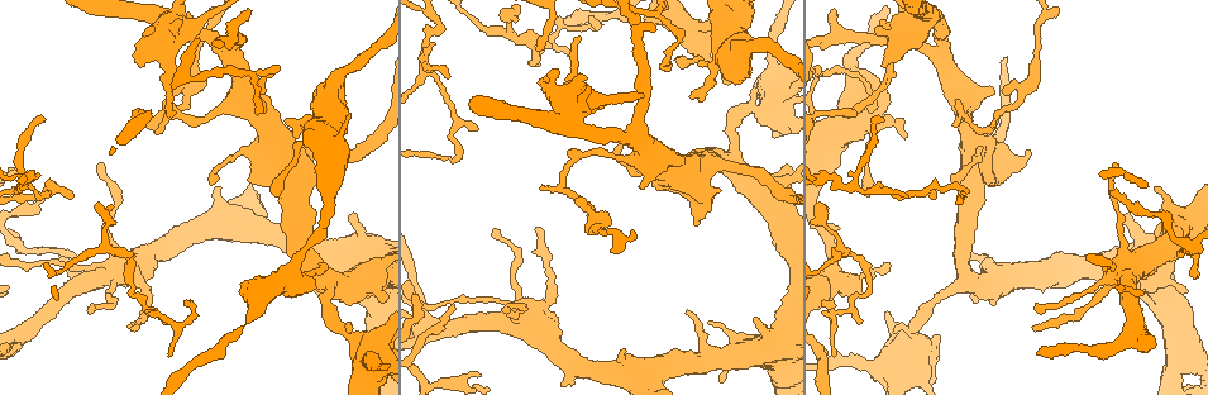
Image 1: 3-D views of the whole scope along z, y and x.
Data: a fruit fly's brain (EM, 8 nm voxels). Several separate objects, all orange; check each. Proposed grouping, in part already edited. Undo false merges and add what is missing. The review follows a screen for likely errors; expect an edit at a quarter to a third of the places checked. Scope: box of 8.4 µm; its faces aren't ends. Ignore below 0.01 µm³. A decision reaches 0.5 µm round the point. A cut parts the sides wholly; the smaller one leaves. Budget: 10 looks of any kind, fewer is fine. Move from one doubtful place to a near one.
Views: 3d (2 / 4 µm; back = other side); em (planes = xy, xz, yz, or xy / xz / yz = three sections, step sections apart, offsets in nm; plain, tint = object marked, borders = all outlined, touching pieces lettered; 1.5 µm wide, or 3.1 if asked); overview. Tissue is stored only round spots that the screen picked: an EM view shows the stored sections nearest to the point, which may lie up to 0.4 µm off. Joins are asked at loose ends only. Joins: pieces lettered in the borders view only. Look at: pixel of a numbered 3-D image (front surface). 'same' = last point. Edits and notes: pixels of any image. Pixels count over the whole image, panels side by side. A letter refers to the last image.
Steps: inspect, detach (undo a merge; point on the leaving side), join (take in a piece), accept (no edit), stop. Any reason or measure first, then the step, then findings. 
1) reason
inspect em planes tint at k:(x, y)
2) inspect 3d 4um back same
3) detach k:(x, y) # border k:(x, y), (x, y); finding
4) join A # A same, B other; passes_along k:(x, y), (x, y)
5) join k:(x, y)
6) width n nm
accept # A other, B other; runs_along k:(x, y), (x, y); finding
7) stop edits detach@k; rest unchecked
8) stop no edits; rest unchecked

an open end
inspect em planes borders at 1:(1180, 255)

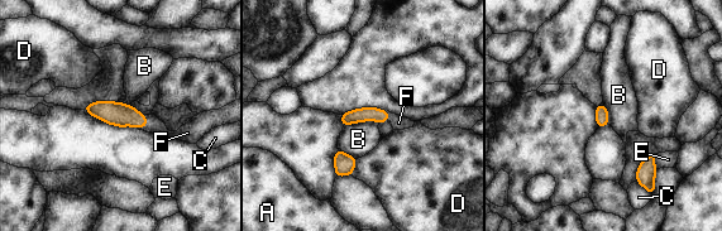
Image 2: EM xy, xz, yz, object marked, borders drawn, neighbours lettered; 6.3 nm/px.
width 80 nm
join F # A other, B other, C other, D other, E other, F same; passes_along 2:(118, 114), (146, 125), (154, 125); it goes on there

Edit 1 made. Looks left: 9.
tapers out
inspect em planes plain at 1:(868, 111)

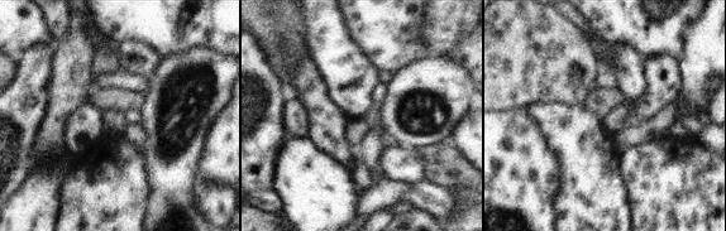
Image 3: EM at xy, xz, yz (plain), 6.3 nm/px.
what lies round it
inspect em planes borders same

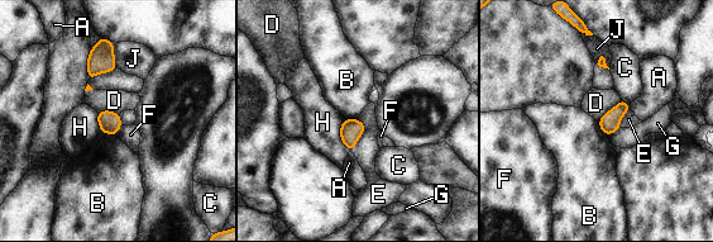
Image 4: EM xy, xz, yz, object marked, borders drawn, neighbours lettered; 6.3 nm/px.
longest_contact E 220 nm
accept # A other, B other, C other, D other, E other, F other, G other, H other, J other; border 4:(100, 129), (115, 136); none of them fits

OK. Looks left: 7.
free end
inspect 3d 2um at 1:(862, 322)

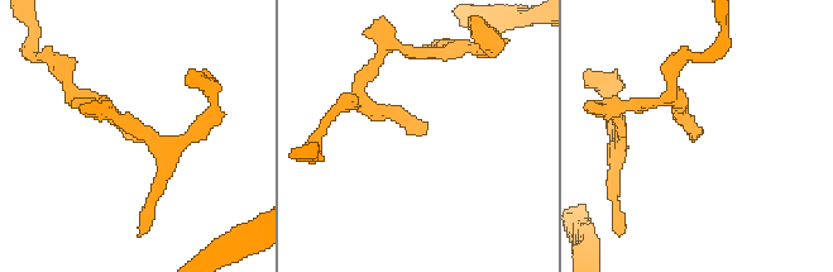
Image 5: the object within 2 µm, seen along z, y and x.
shape alone is not enough
inspect em planes borders at 5:(142, 141)

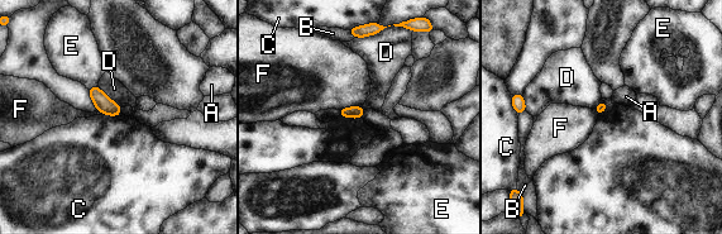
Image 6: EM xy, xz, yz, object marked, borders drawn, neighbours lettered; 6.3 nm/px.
longest_contact D 200 nm
accept # A other, B other, C other, D other, E other, F other; border 6:(339, 114), (347, 118), (360, 118); no lettered piece goes on from it

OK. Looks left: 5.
an open end
inspect em planes plain at 1:(449, 74)

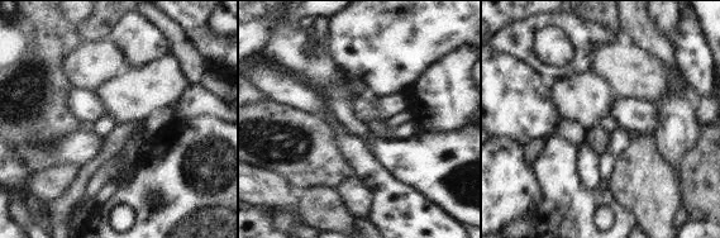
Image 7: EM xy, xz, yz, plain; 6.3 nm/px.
what lies round it
inspect em planes borders same

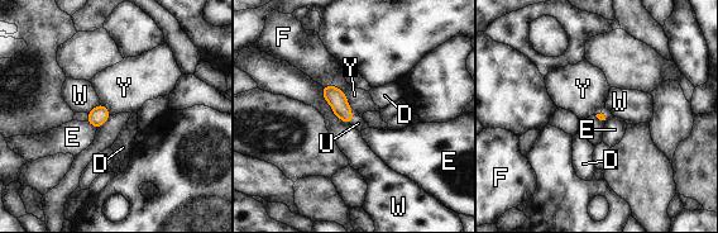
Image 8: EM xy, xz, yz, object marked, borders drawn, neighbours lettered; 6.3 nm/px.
join U # D other, E other, F other, U same, W other, Y other; passes_along 8:(336, 98), (352, 119), (358, 123); it goes on there

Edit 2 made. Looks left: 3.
stop edits join@2, join@8; rest unchecked

